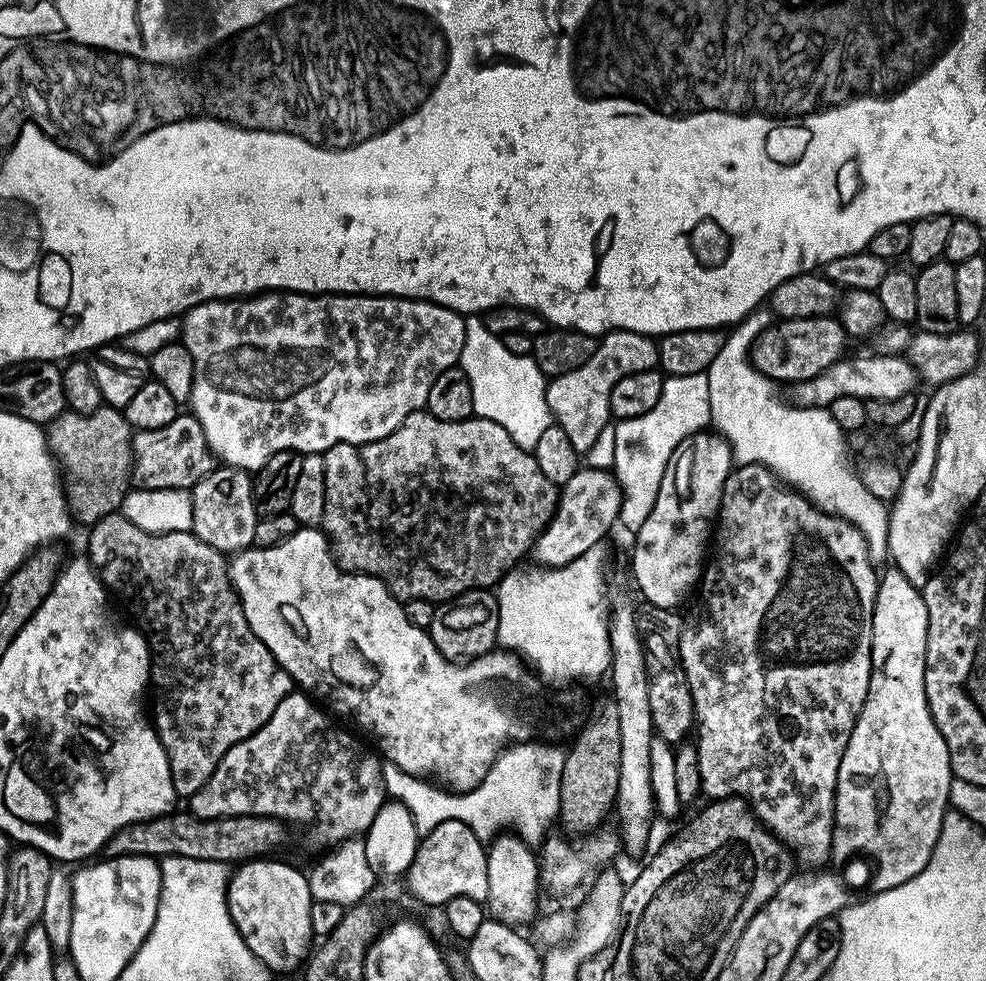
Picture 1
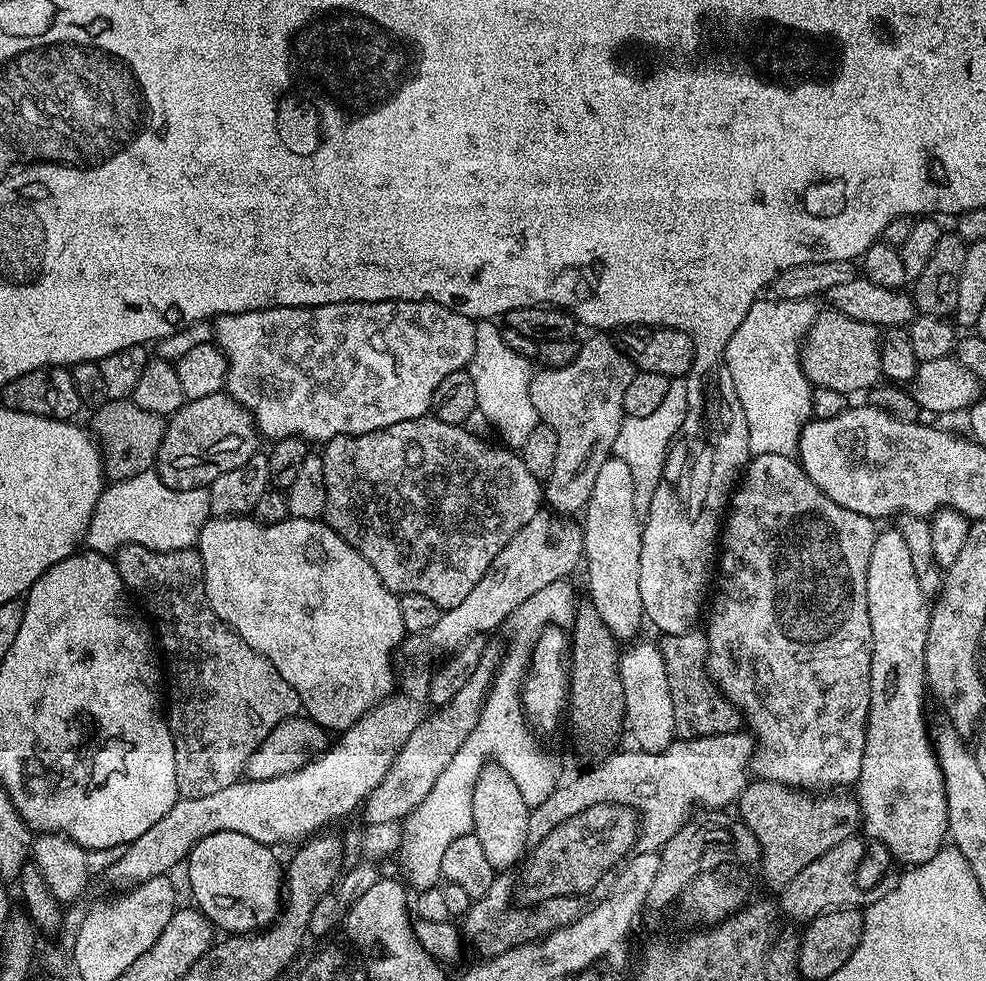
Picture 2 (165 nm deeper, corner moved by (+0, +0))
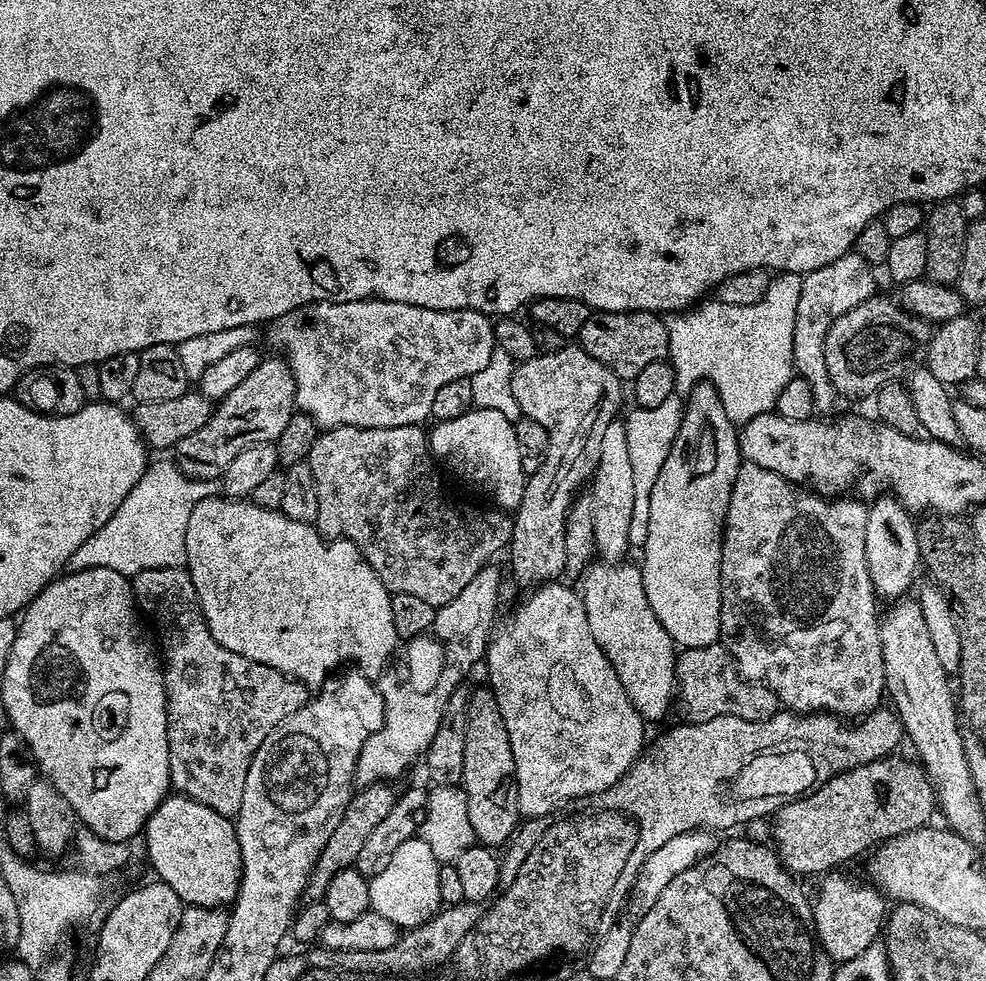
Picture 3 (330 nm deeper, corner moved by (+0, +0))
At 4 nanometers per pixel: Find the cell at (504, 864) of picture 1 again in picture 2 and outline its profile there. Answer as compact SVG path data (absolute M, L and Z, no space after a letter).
M490 763L478 775L473 794L472 832L482 845L490 866L497 870L512 870L523 860L528 851L529 806L523 801L513 778L499 765Z

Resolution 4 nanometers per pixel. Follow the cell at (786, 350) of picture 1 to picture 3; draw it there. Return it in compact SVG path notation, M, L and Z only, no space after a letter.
M883 294L870 297L866 303L854 306L854 310L839 316L826 334L826 374L832 389L841 397L853 396L856 400L863 396L875 397L882 386L899 381L909 370L925 363L932 334L933 329L928 321L911 316L895 299L887 300Z

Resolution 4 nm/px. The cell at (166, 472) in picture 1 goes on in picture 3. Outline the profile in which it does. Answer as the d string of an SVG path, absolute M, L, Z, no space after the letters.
M261 359L260 365L236 389L230 390L230 394L226 394L224 400L219 401L213 407L210 422L206 422L206 426L201 426L199 430L194 430L194 434L186 434L186 438L182 438L182 442L176 444L174 459L184 473L193 476L196 480L220 480L226 466L230 466L230 462L234 462L234 458L238 458L238 454L242 454L242 450L246 450L246 446L270 444L282 434L286 422L290 422L290 418L298 410L296 407L296 383L287 360L275 359Z

